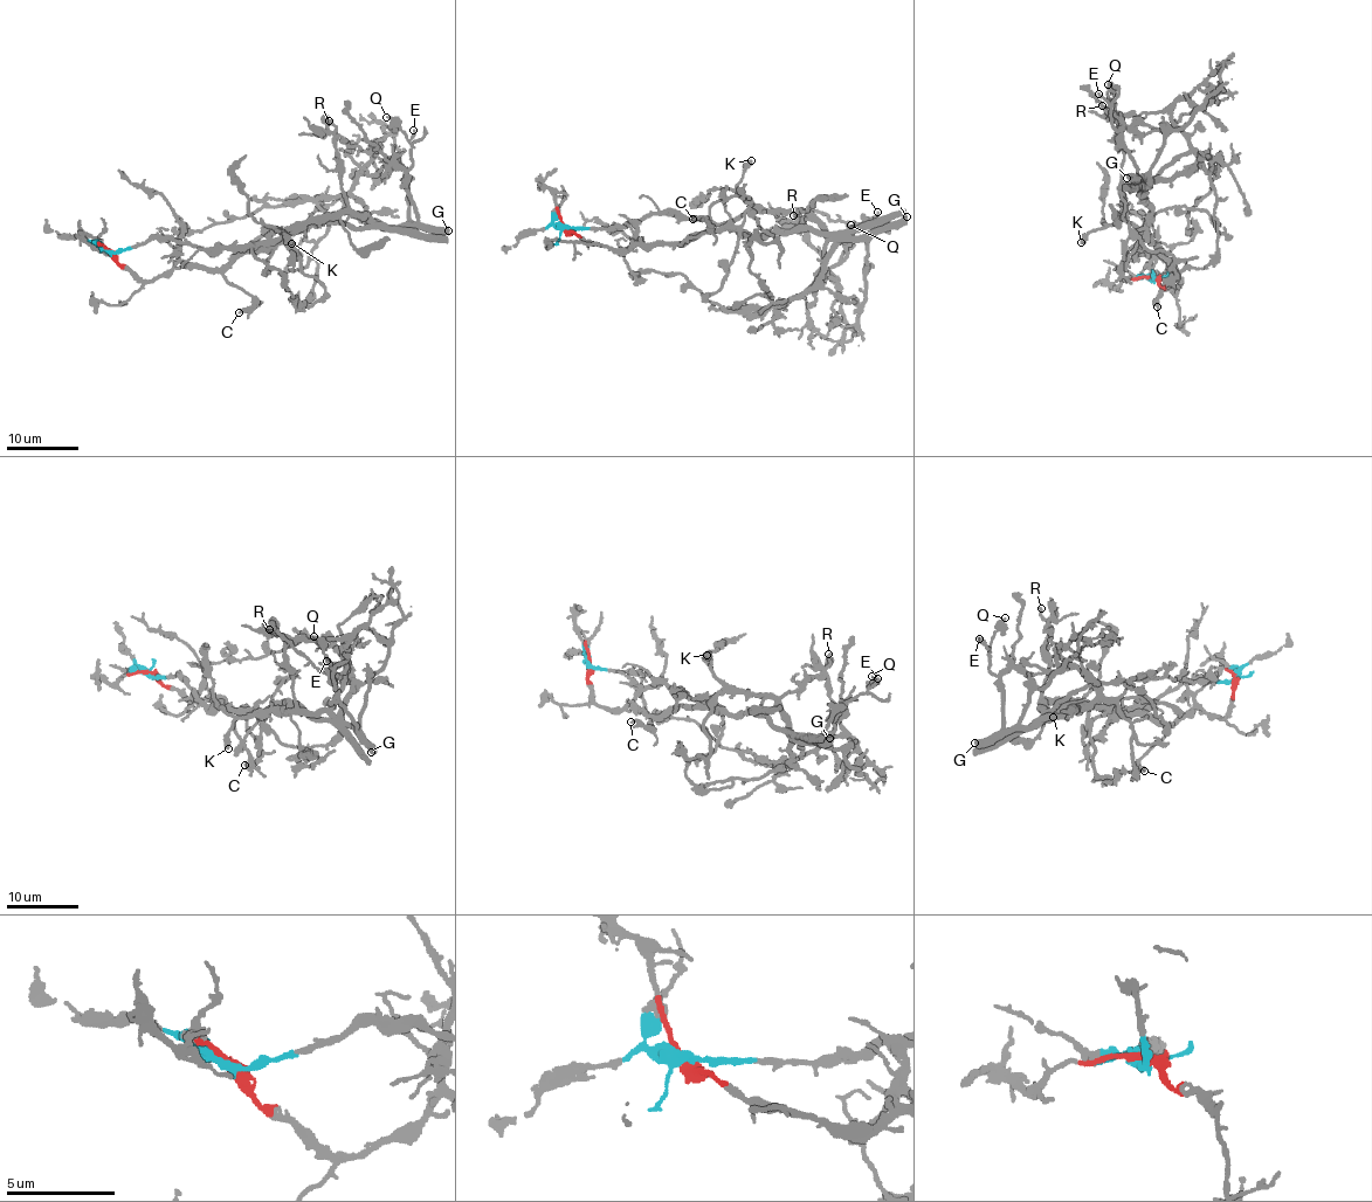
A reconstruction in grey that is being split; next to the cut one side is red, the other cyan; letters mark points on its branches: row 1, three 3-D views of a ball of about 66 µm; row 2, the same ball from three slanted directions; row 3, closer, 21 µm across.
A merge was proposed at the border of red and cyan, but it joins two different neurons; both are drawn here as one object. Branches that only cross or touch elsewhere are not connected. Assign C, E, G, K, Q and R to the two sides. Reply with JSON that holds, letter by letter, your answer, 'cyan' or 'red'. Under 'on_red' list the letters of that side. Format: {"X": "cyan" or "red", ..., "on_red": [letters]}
{"C": "red", "E": "cyan", "G": "cyan", "K": "cyan", "Q": "cyan", "R": "cyan", "on_red": ["C"]}

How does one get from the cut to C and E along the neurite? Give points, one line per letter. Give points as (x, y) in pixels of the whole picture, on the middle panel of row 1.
C: (565, 228), (598, 244), (627, 250), (634, 246), (682, 244), (708, 229), (703, 220), (693, 219)
E: (565, 228), (626, 226), (663, 214), (731, 223), (747, 212), (798, 211), (832, 235), (869, 235), (877, 212)

